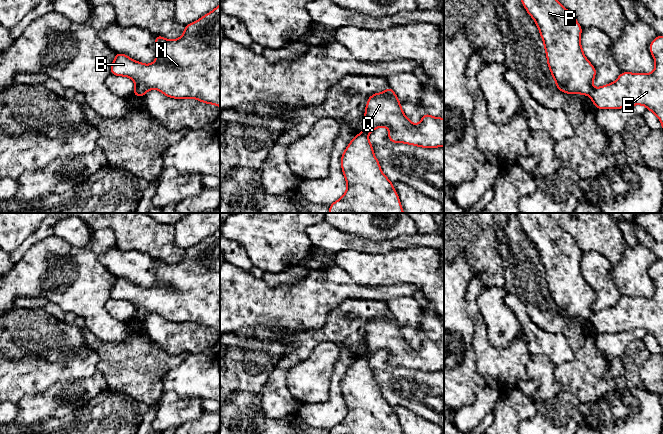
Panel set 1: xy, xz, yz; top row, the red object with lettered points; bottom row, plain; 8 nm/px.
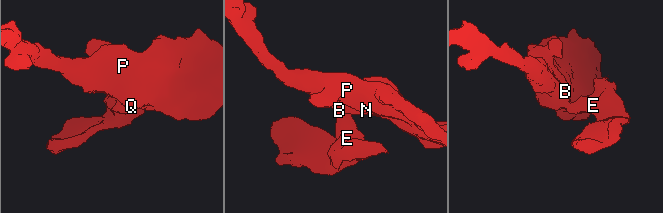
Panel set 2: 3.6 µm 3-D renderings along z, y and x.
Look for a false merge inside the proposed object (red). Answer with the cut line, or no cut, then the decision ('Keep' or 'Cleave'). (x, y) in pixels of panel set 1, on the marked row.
Split along yz (592, 87), (588, 95). Cleave

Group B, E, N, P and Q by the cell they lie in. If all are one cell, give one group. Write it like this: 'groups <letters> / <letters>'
groups B N P Q / E

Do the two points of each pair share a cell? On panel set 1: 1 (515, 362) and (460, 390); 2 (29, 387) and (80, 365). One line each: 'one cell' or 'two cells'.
1: two cells
2: one cell

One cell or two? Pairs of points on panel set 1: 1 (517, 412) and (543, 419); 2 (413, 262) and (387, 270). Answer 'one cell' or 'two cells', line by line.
1: two cells
2: one cell

